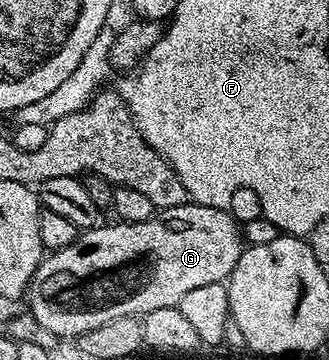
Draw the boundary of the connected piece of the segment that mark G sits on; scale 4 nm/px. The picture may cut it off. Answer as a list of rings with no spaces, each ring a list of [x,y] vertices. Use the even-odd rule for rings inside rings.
[[[189,200],[183,206],[160,210],[142,224],[119,220],[113,223],[113,226],[97,224],[91,230],[77,233],[72,244],[51,251],[34,272],[26,291],[27,313],[32,314],[34,320],[38,320],[46,332],[55,334],[57,339],[75,340],[90,332],[90,328],[99,328],[118,316],[143,316],[154,312],[154,308],[179,307],[182,296],[193,288],[227,280],[240,259],[242,230],[227,210],[199,206]]]

